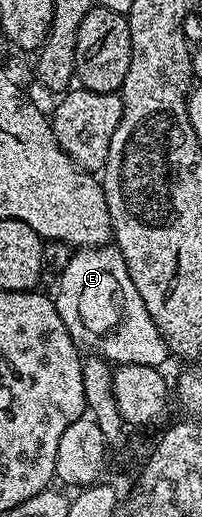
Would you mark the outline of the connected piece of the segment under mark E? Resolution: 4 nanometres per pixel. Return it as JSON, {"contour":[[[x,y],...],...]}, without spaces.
{"contour":[[[111,244],[95,249],[80,249],[73,252],[70,263],[64,272],[59,274],[60,286],[54,293],[58,315],[69,329],[74,341],[89,354],[103,357],[113,366],[117,365],[155,365],[163,366],[163,361],[170,357],[167,341],[158,331],[154,319],[150,319],[150,311],[146,311],[146,303],[142,303],[142,295],[138,295],[138,287],[134,287],[134,279],[130,279],[126,263],[120,250]]]}

